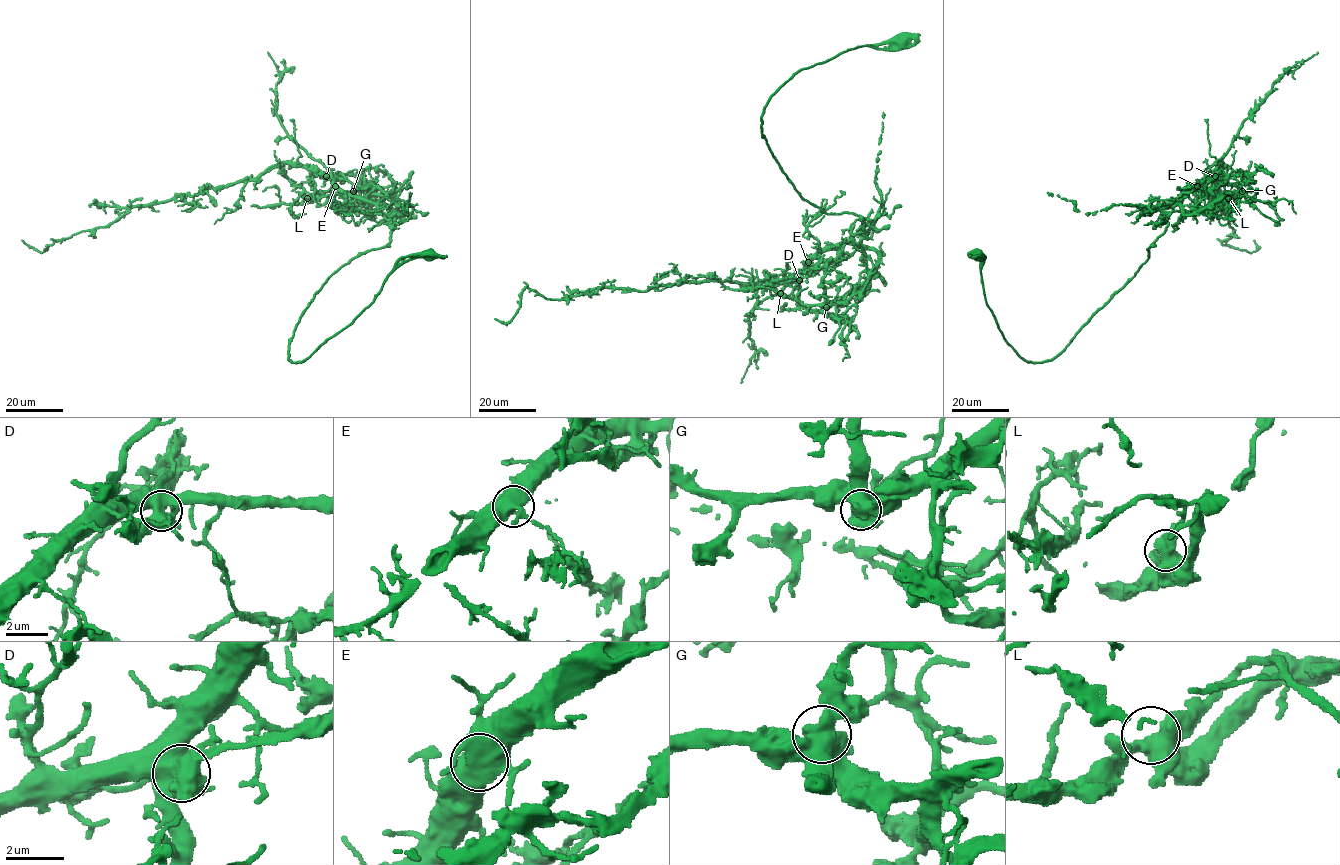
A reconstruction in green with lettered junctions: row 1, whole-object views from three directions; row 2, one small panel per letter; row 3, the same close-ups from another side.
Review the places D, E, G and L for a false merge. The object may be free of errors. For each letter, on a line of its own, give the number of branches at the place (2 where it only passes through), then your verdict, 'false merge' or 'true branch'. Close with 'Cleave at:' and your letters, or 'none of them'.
D: branches 3; false merge
E: branches 3; true branch
G: branches 3; true branch
L: branches 3; true branch
Cleave at: D

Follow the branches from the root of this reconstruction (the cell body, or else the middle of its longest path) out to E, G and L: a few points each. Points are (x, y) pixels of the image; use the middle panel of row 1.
E: (900, 46), (800, 69), (764, 108), (761, 134), (795, 189), (826, 213), (858, 215), (867, 232), (808, 262)
G: (900, 46), (799, 70), (761, 118), (795, 189), (826, 213), (858, 215), (867, 232), (826, 264), (826, 307)
L: (900, 46), (800, 69), (764, 108), (795, 189), (867, 232), (826, 264), (823, 303), (780, 293)

